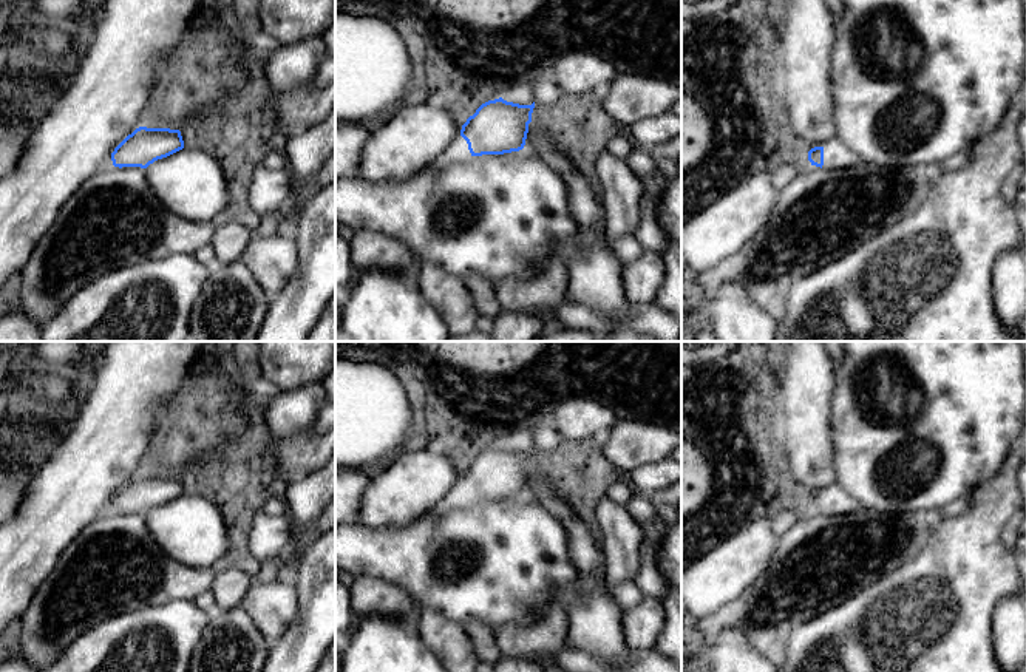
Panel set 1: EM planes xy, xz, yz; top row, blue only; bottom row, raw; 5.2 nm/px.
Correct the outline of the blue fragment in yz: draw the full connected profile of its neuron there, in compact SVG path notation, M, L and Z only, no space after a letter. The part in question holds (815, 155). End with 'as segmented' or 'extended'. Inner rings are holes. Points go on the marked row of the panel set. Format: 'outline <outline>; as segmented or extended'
outline M836 137L830 139L824 147L814 147L808 151L811 165L820 168L836 168L841 165L856 165L861 159L847 150Z; extended

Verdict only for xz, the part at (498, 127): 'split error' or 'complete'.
split error

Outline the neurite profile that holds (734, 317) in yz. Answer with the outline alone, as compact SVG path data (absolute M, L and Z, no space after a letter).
M725 283L709 304L711 332L719 341L774 341L777 320L759 307L742 283Z

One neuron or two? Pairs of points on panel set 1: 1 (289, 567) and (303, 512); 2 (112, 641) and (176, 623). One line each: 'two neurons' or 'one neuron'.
1: one neuron
2: one neuron

